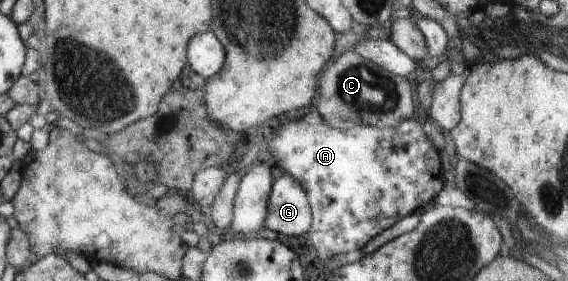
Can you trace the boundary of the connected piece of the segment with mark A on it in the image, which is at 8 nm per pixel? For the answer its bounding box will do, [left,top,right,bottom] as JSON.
[261,117,446,261]

